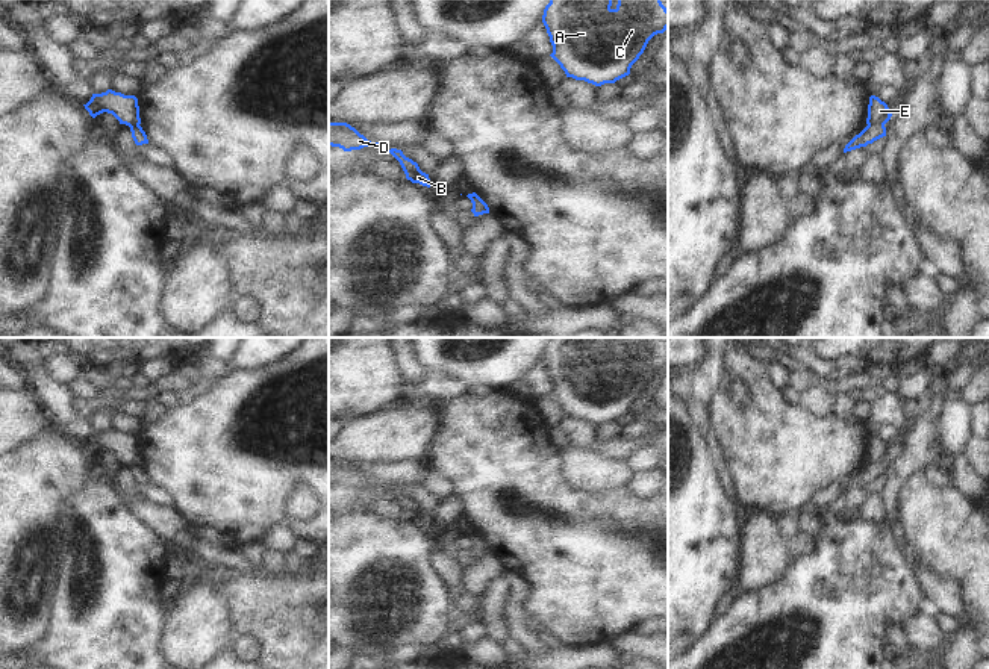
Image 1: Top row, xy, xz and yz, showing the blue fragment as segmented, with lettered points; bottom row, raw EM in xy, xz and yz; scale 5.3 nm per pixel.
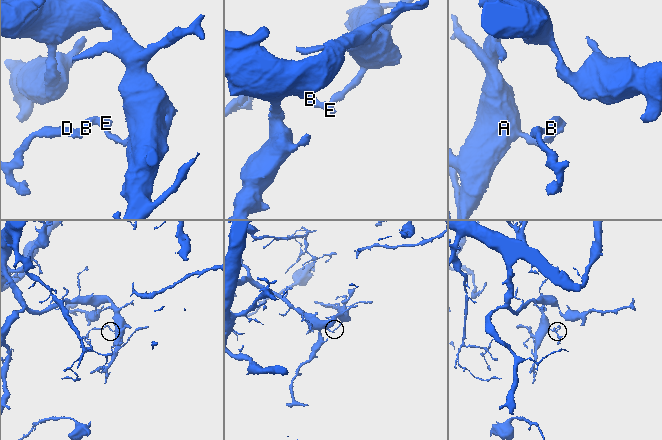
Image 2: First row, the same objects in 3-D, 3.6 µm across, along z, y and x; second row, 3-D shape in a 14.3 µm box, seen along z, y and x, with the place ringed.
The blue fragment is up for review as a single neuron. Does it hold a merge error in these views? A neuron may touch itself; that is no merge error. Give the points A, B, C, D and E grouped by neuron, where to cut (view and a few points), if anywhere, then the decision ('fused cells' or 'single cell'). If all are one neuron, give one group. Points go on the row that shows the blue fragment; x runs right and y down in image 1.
A C / B D E | yz (883, 124), (868, 126) | fused cells

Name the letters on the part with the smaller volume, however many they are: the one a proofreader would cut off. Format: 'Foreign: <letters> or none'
Foreign: B, D, E

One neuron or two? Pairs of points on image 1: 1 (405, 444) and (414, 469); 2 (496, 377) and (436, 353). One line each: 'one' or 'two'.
1: two
2: one

